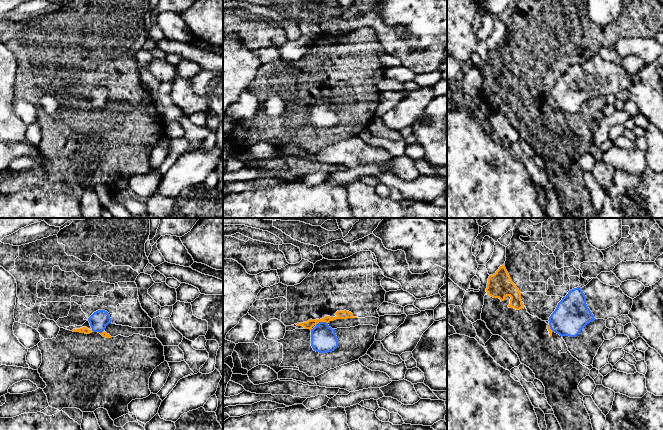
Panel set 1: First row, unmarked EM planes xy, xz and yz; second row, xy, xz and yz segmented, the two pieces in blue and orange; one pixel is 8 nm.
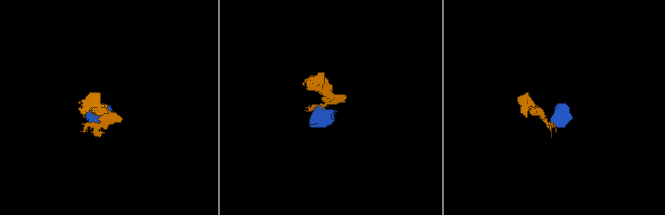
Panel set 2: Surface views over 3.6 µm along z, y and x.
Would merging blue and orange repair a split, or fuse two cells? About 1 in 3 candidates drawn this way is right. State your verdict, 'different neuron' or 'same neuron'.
different neuron

